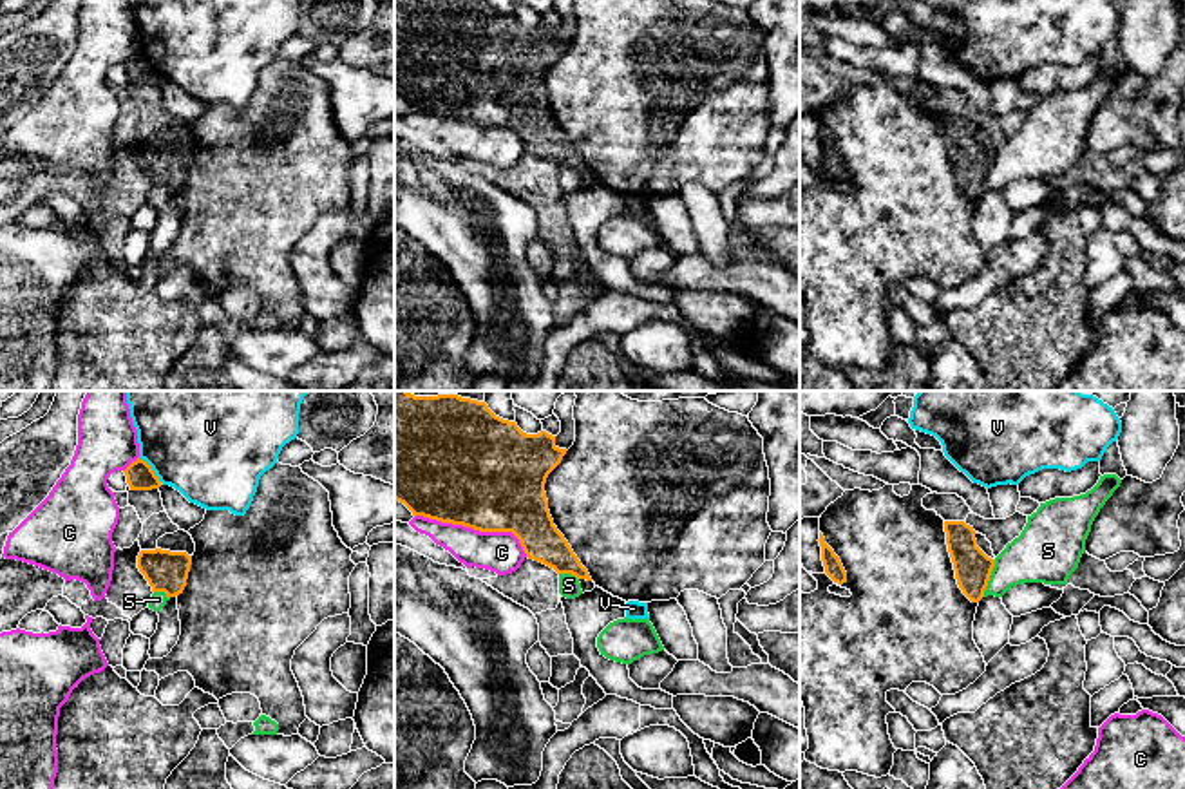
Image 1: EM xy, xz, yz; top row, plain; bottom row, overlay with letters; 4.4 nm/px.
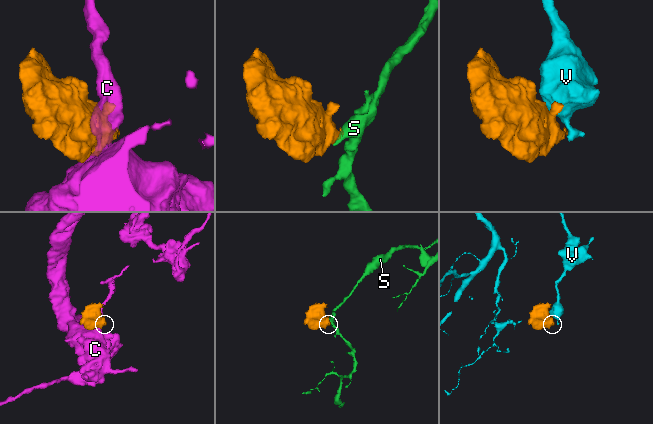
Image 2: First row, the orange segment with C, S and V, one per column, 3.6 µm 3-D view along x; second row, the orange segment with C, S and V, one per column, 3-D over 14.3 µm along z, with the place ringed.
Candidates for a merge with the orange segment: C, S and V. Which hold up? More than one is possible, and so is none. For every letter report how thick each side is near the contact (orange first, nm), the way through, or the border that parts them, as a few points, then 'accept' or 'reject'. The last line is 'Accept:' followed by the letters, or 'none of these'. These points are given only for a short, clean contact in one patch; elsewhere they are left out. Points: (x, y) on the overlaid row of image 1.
C: 500/190 nm | reject
S: 160/240 nm | along yz (995, 560), (983, 596) | reject
V: 130/480 nm | along xy (140, 456), (161, 482) | reject
Accept: none of these

